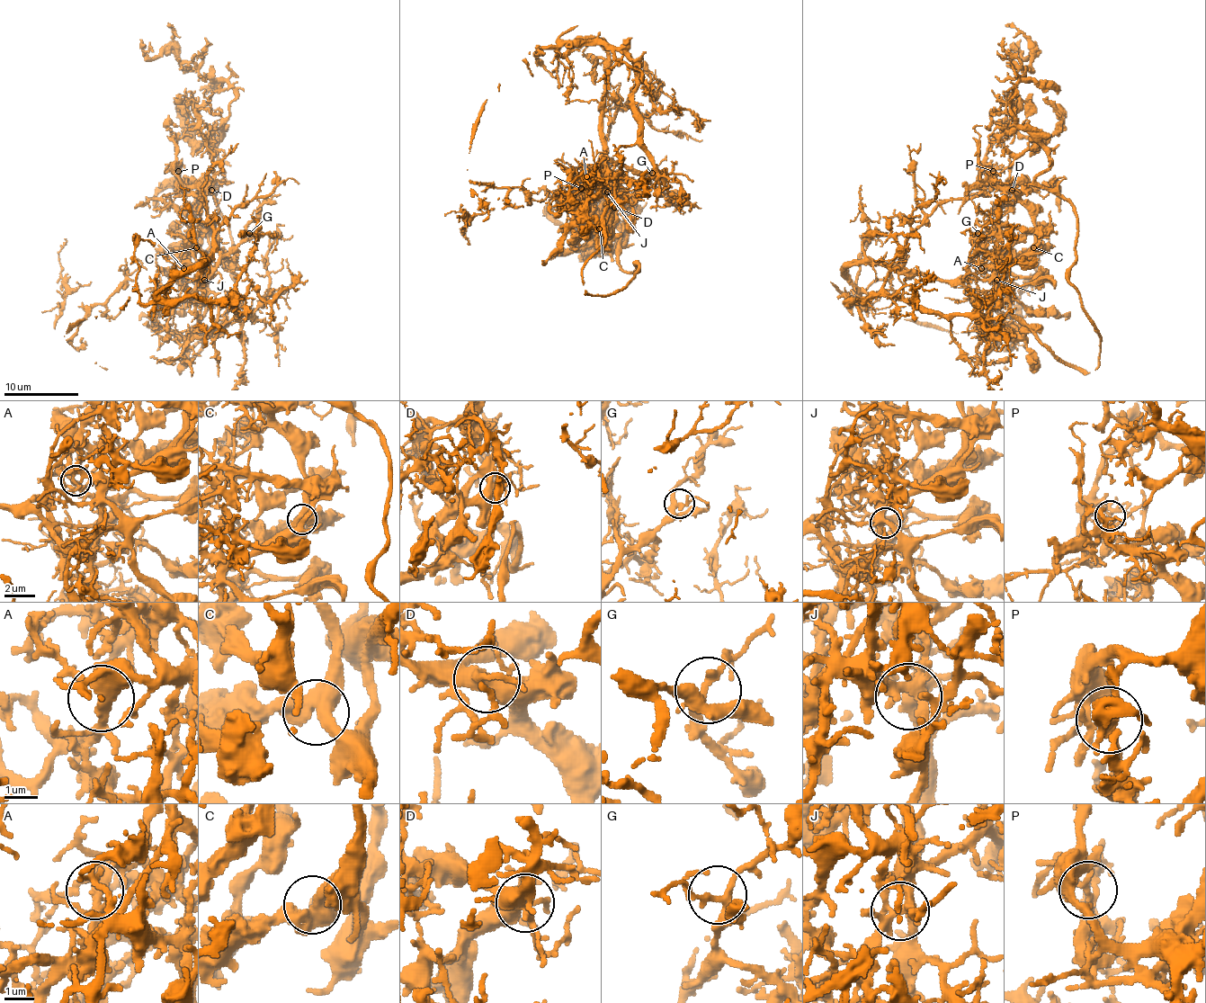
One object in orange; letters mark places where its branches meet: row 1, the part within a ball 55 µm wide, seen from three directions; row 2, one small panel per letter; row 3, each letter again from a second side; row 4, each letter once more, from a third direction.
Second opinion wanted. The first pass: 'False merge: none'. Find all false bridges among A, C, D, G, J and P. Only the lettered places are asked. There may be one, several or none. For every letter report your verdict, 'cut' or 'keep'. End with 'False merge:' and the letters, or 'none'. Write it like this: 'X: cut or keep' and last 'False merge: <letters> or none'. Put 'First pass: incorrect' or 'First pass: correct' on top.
First pass: incorrect
A: keep
C: keep
D: keep
G: keep
J: keep
P: cut
False merge: P

